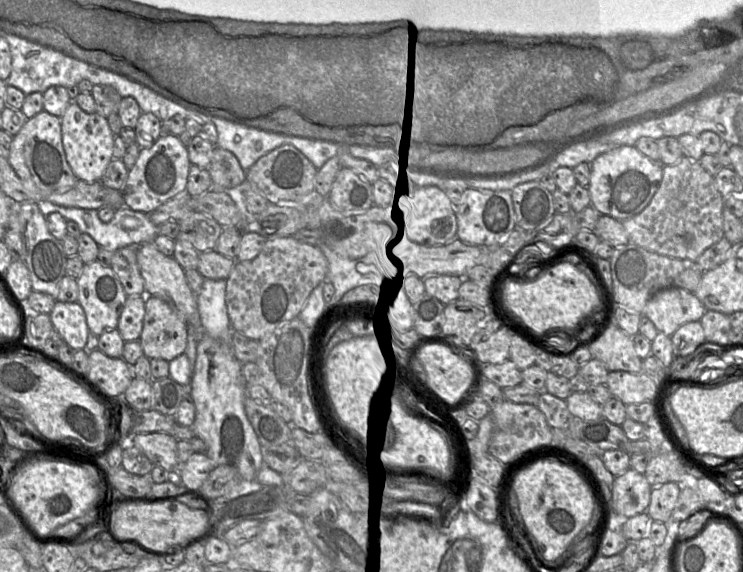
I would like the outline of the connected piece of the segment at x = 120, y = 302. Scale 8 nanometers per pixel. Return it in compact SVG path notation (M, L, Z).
M99 260L85 264L81 275L77 278L77 283L79 289L77 302L86 313L90 332L100 336L105 332L116 329L128 295L112 267L102 264Z

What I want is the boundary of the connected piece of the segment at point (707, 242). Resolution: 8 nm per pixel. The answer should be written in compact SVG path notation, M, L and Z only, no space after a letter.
M683 157L676 164L663 166L661 183L649 204L636 216L620 221L629 243L663 256L696 260L708 247L724 237L723 198L715 185L714 176L705 171L697 160Z

